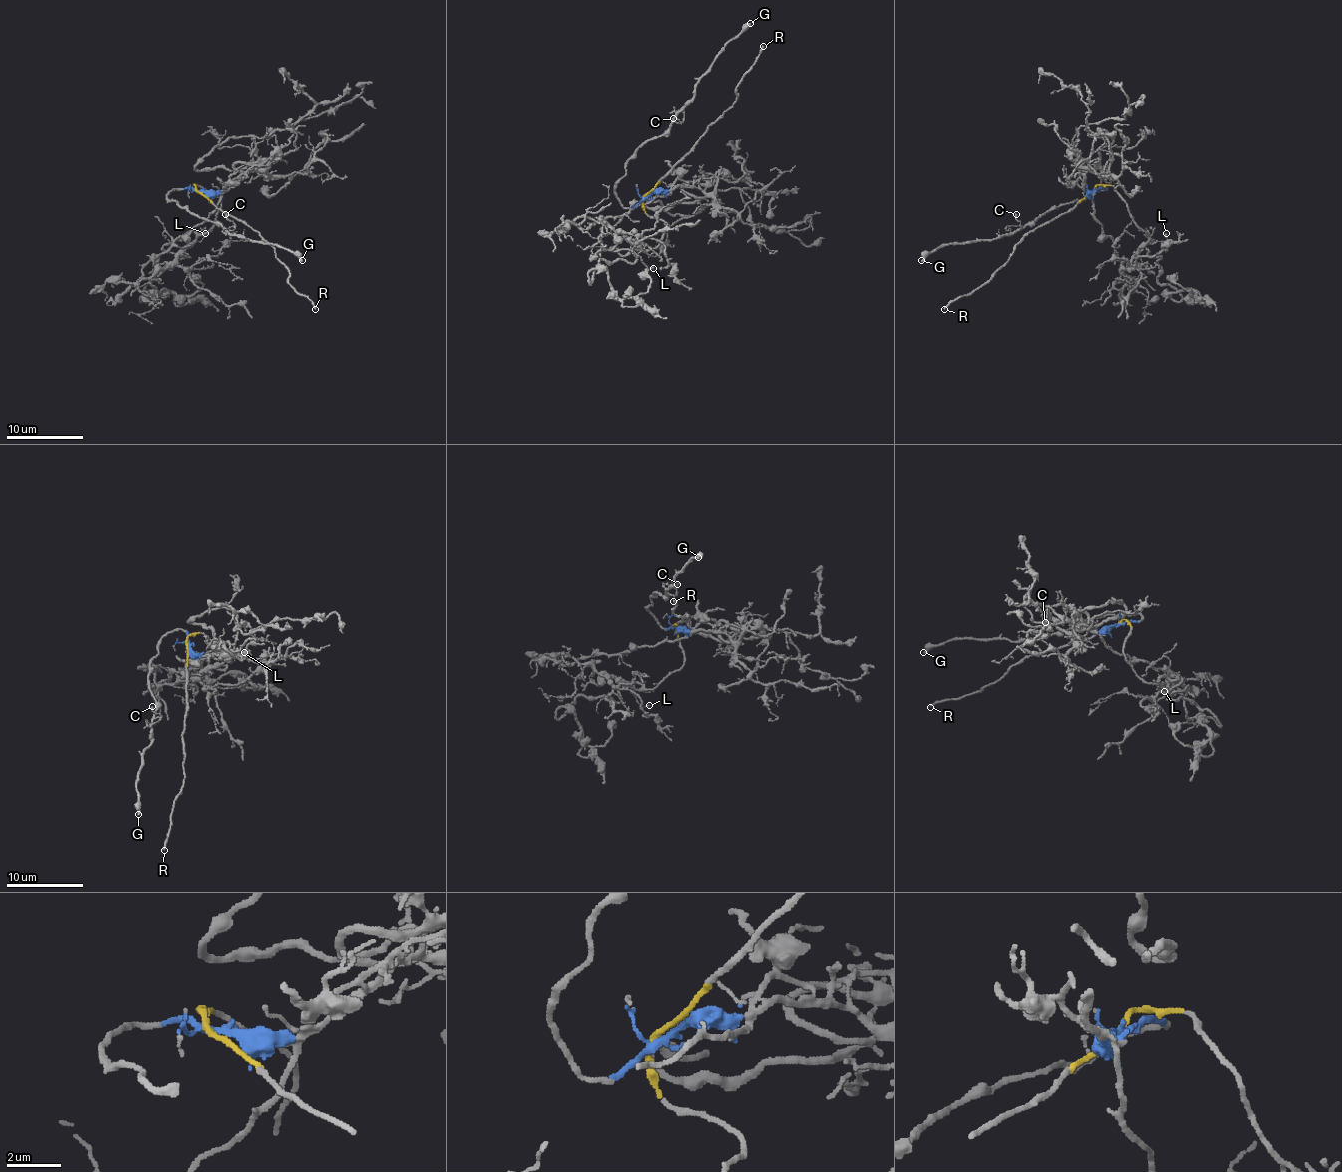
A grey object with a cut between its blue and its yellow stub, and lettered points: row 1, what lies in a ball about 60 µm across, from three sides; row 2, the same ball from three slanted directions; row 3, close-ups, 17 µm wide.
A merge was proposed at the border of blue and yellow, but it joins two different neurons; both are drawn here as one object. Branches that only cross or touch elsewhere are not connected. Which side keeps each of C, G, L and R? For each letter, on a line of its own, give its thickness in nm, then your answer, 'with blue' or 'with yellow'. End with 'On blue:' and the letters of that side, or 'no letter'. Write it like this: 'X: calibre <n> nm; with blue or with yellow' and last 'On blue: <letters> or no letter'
C: calibre 170 nm; with blue
G: calibre 320 nm; with blue
L: calibre 100 nm; with yellow
R: calibre 160 nm; with yellow
On blue: C, G

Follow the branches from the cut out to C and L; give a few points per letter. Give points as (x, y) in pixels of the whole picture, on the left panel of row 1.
C: (201, 191), (176, 189), (166, 196), (191, 214), (218, 221), (228, 229), (233, 223), (226, 214)
L: (199, 191), (195, 185), (210, 191), (220, 200), (214, 225), (191, 242), (201, 240), (205, 233)

